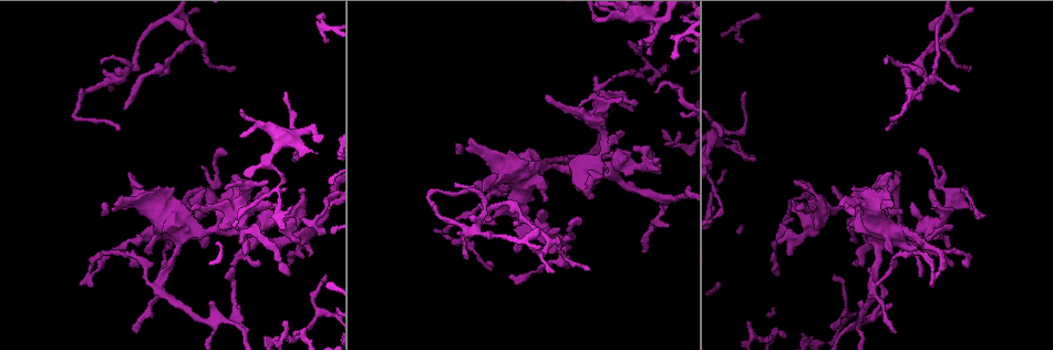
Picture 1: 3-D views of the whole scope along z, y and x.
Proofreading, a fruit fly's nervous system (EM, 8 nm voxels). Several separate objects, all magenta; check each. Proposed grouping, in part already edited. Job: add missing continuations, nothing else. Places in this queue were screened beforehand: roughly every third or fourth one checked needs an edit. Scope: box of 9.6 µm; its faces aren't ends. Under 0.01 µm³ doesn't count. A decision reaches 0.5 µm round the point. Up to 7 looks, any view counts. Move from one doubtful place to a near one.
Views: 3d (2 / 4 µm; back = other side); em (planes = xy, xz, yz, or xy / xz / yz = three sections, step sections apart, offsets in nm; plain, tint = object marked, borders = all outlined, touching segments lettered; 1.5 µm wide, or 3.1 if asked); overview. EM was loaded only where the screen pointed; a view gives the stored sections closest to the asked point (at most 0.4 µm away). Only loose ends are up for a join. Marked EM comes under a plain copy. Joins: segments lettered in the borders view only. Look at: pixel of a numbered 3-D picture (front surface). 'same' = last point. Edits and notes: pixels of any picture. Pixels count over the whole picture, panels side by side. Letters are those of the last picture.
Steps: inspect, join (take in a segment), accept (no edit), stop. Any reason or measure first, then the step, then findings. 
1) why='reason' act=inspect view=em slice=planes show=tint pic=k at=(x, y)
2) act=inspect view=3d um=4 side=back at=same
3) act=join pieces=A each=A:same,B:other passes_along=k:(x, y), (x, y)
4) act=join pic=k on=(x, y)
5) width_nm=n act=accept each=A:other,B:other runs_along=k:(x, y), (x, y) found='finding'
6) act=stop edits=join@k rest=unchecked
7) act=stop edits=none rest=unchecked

why='branch stops here' act=inspect view=3d um=4 pic=1 at=(284, 320)

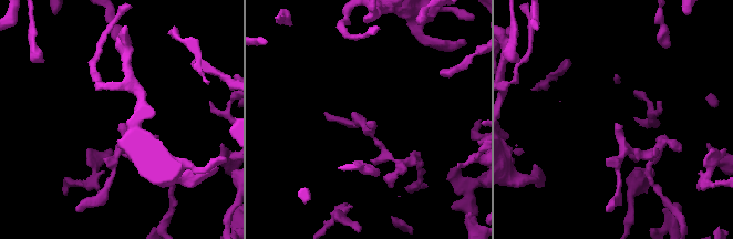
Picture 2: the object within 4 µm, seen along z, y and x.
act=inspect view=em slice=planes show=borders pic=2 at=(616, 124)

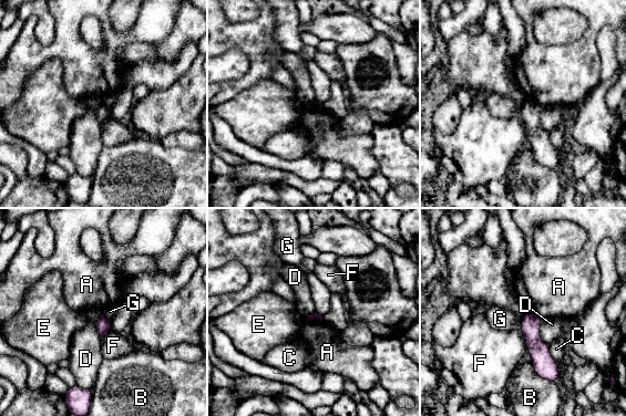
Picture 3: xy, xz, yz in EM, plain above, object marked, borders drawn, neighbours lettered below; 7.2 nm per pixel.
act=accept each=A:other,B:other,C:other,D:other,E:other,F:other,G:other border=3:(542, 319), (540, 339), (547, 344) found='none of them fits'

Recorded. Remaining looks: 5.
why='thin end' act=inspect view=3d um=4 pic=1 at=(104, 204)

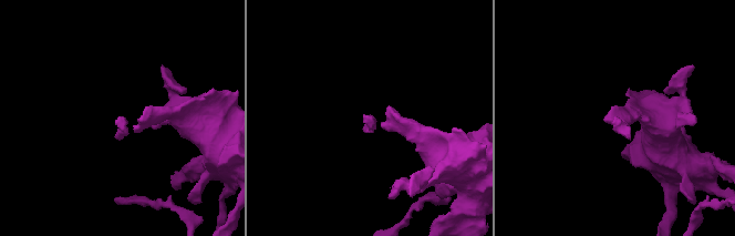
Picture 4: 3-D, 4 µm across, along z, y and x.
act=inspect view=em slice=xy step=4 show=borders pic=4 at=(120, 116)

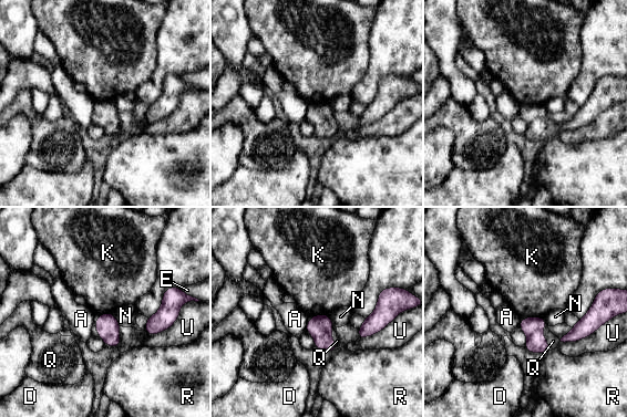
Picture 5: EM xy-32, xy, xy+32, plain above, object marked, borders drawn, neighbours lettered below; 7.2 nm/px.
act=join pieces=Q each=A:other,D:other,E:other,K:other,N:other,Q:same,R:other,U:other found='the cell continues'

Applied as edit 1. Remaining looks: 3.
act=stop edits=join@5 rest=unchecked

